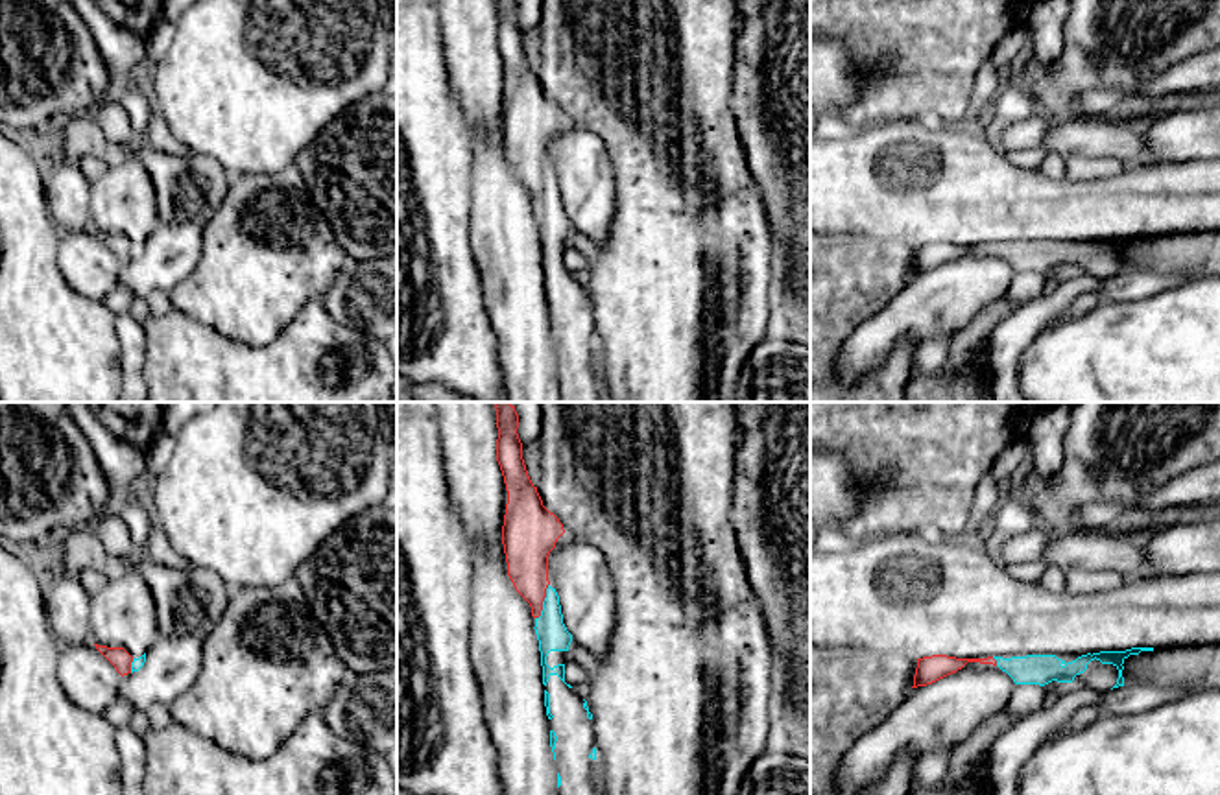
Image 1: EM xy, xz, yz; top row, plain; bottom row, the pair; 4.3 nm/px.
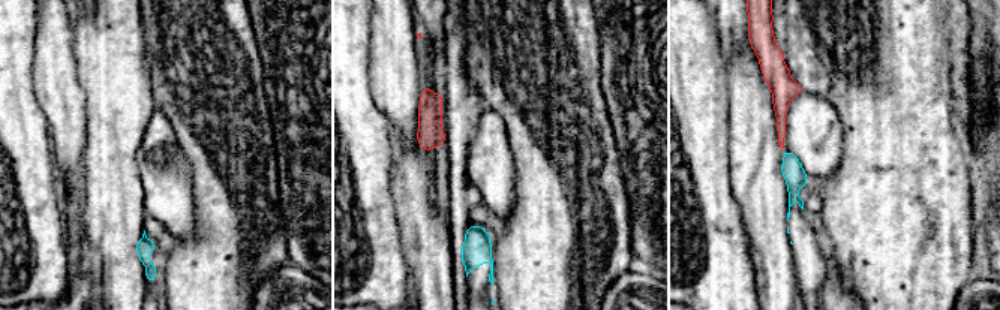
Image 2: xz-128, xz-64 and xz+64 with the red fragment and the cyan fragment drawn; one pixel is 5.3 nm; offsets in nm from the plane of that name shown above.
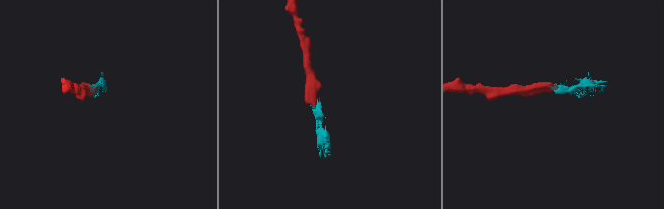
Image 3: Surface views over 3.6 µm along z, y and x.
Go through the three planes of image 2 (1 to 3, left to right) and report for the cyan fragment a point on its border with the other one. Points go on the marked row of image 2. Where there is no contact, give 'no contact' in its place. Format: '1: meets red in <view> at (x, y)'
1: no contact
2: no contact
3: no contact

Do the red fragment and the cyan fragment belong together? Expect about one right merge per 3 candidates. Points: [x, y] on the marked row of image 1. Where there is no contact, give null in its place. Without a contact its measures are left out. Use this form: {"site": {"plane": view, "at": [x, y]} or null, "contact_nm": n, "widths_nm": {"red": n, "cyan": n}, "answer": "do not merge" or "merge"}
{"site": {"plane": "xz", "at": [543, 600]}, "contact_nm": 170, "widths_nm": {"red": 200, "cyan": 140}, "answer": "merge"}

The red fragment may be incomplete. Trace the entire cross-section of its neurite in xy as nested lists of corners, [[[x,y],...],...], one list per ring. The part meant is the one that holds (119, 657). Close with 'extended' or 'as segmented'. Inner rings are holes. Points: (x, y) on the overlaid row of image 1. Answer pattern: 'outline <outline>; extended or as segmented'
outline [[[98,644],[94,646],[116,668],[122,677],[138,671],[146,662],[146,653],[138,659],[133,659],[124,647],[107,647]]]; extended

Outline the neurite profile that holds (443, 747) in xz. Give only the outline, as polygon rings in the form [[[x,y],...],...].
[[[397,402],[397,788],[410,795],[504,795],[469,655],[472,542],[450,502],[434,402]]]

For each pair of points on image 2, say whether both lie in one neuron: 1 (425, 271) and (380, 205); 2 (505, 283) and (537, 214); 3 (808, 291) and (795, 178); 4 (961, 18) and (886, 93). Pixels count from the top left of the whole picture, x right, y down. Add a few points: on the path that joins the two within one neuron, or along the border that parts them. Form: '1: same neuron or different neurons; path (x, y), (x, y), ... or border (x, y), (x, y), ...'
1: different neurons; border (392, 198), (401, 250), (407, 267)
2: same neuron; path (522, 267), (537, 252), (537, 231)
3: same neuron; path (808, 262), (807, 243), (795, 220), (795, 207)
4: different neurons; border (940, 15), (940, 27), (943, 30)

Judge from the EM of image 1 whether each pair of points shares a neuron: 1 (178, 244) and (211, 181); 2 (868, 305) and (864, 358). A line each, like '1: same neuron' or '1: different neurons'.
1: same neuron
2: different neurons

